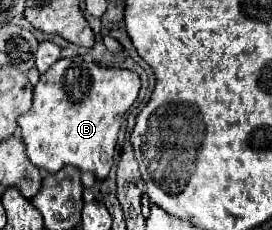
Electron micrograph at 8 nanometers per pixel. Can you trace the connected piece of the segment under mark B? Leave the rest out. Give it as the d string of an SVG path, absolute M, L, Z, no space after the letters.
M79 56L57 60L41 74L33 90L33 108L17 120L29 160L47 172L59 172L71 164L103 180L113 166L121 118L135 102L139 88L141 80L133 70L101 68Z

